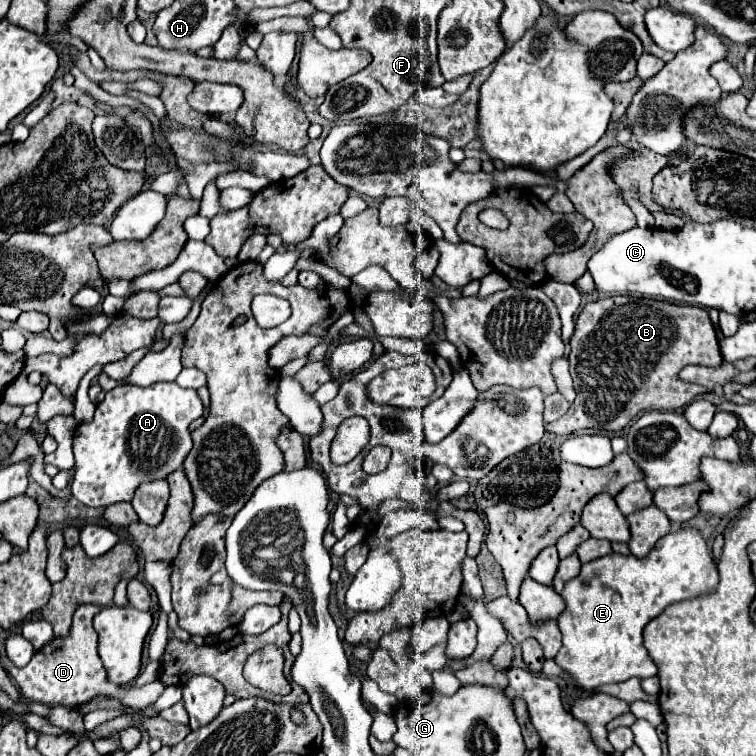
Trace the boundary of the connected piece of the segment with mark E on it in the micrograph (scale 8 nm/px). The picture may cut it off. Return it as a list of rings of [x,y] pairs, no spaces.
[[[678,529],[658,539],[656,547],[642,559],[634,555],[618,555],[610,553],[608,557],[594,559],[592,563],[582,565],[582,571],[576,579],[568,581],[562,599],[566,609],[556,619],[562,631],[562,647],[554,657],[556,665],[564,669],[576,687],[586,693],[592,693],[596,687],[604,683],[620,683],[632,677],[646,679],[656,675],[656,665],[652,663],[648,651],[642,645],[642,629],[648,621],[658,617],[668,605],[680,603],[684,599],[694,599],[708,595],[718,585],[718,569],[708,551],[706,541],[696,529]]]

